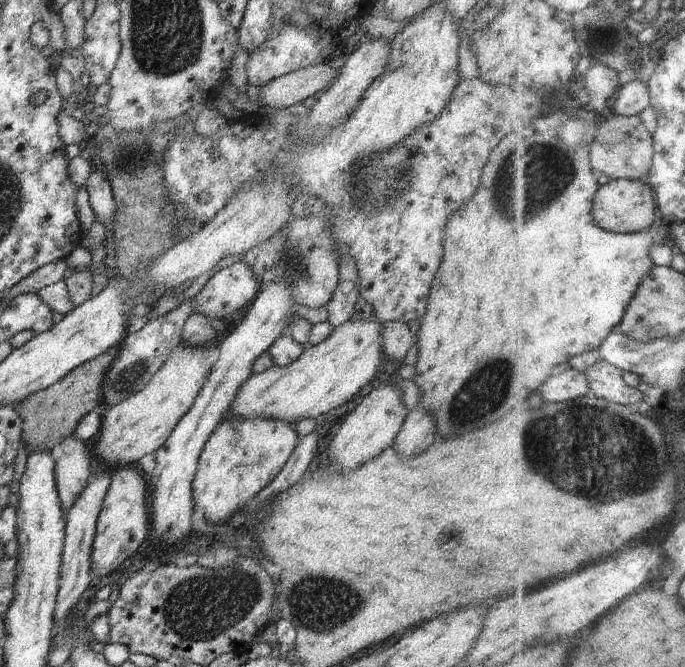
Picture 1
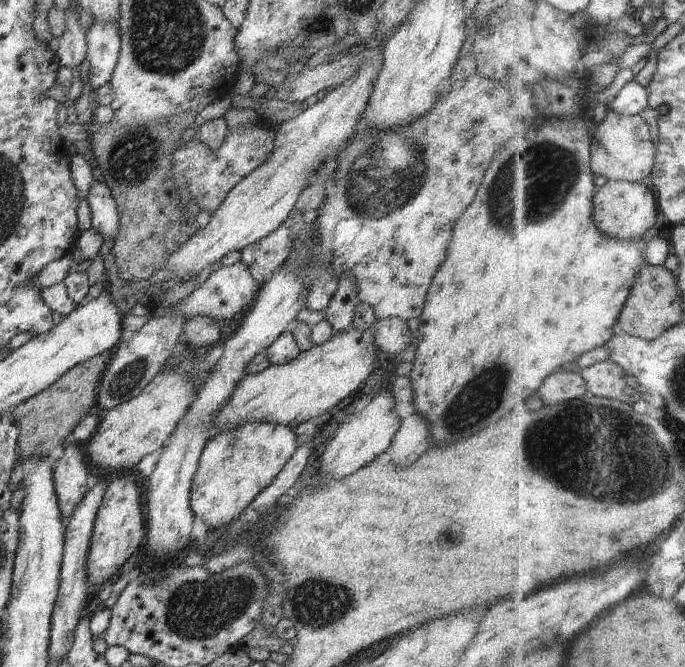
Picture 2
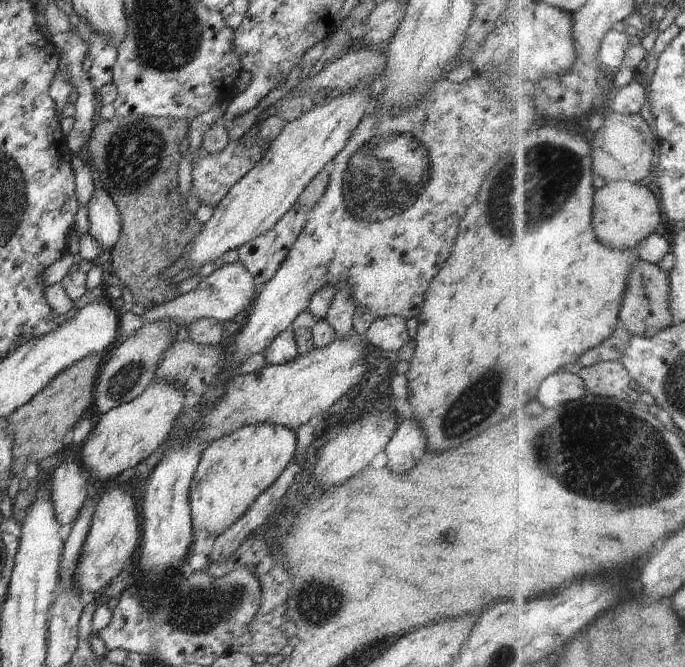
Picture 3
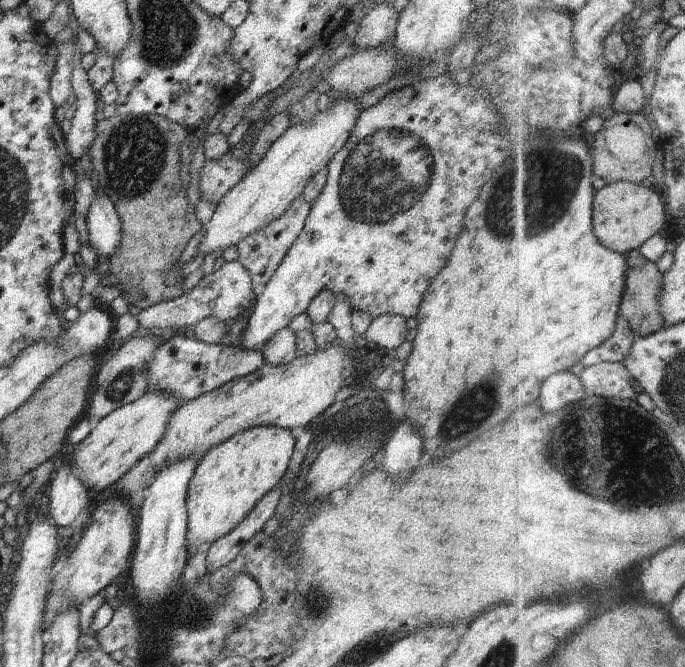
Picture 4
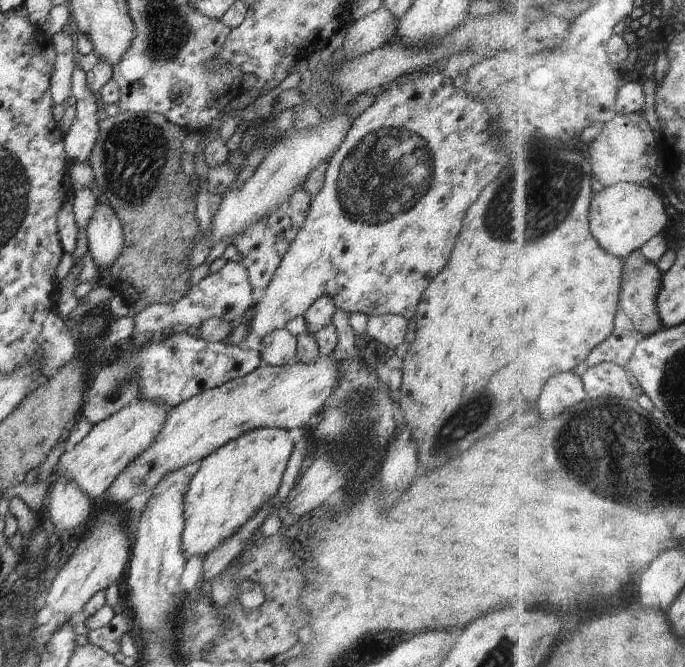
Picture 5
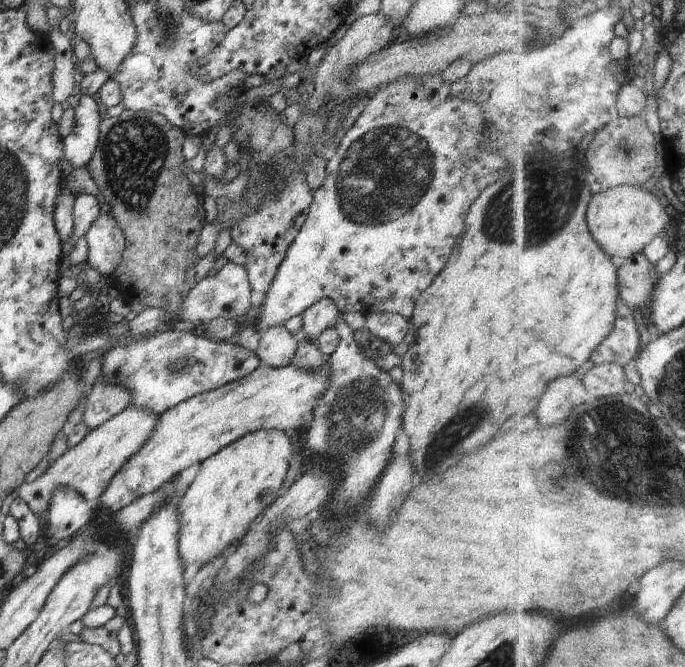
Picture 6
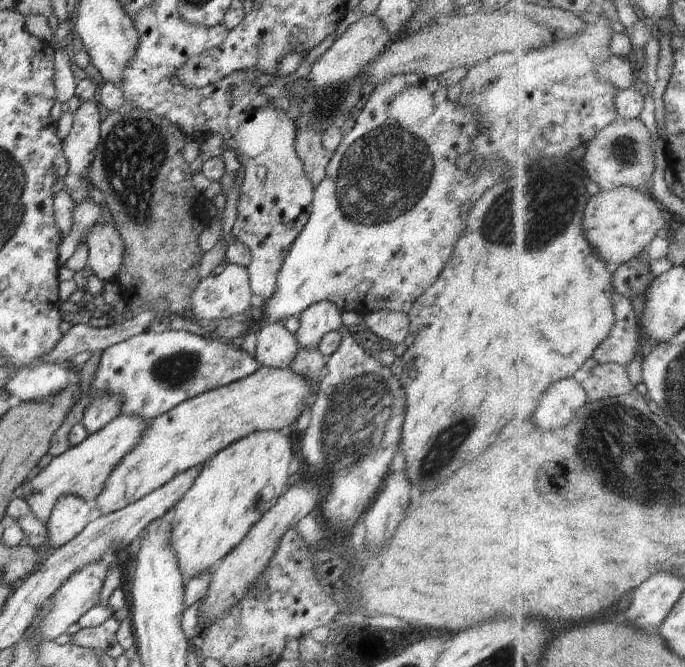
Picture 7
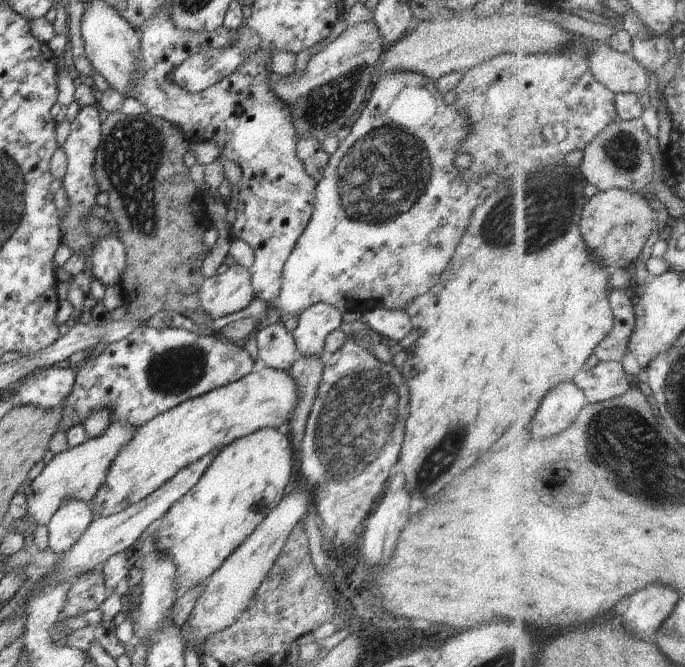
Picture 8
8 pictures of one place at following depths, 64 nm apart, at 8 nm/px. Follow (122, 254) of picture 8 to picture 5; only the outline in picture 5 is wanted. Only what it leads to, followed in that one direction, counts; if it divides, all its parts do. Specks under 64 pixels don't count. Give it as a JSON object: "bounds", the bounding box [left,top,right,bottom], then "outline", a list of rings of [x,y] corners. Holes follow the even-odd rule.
{"bounds":[86,203,124,268],"outline":[[[97,203],[86,229],[87,245],[98,268],[110,268],[122,254],[124,234],[109,203]]]}

